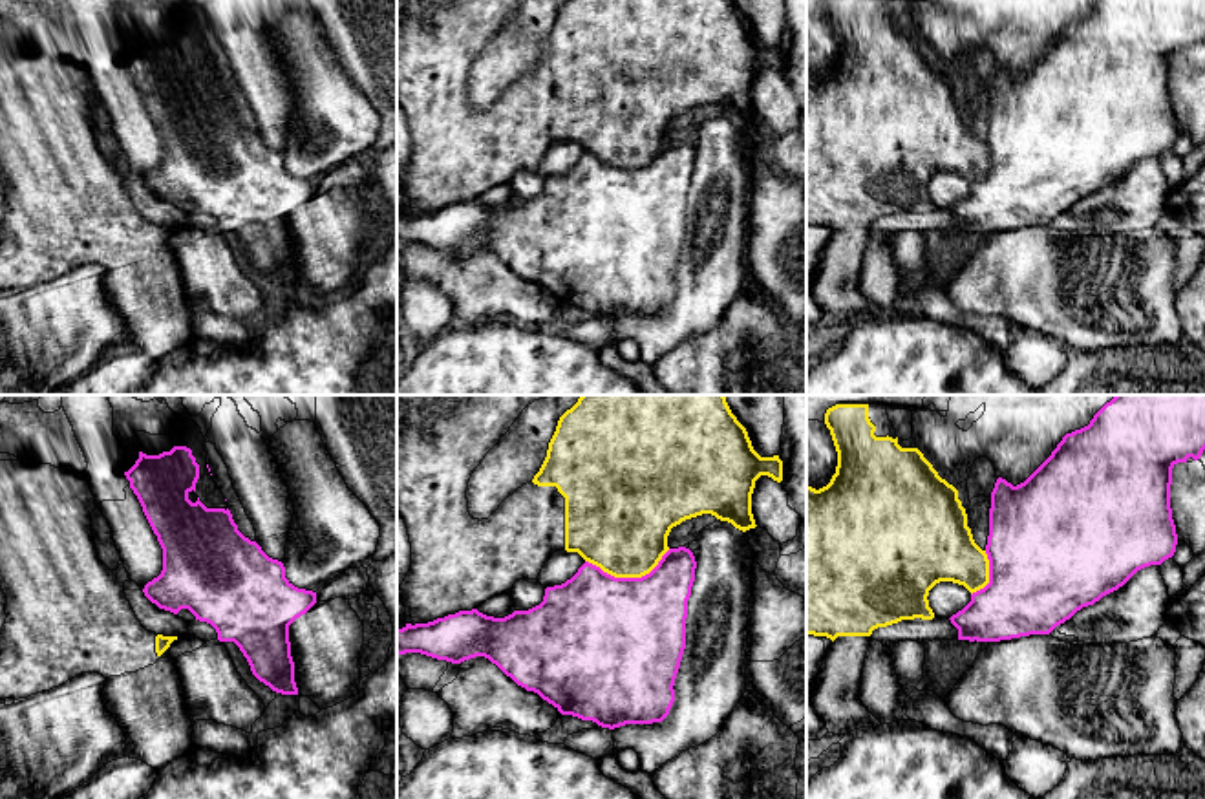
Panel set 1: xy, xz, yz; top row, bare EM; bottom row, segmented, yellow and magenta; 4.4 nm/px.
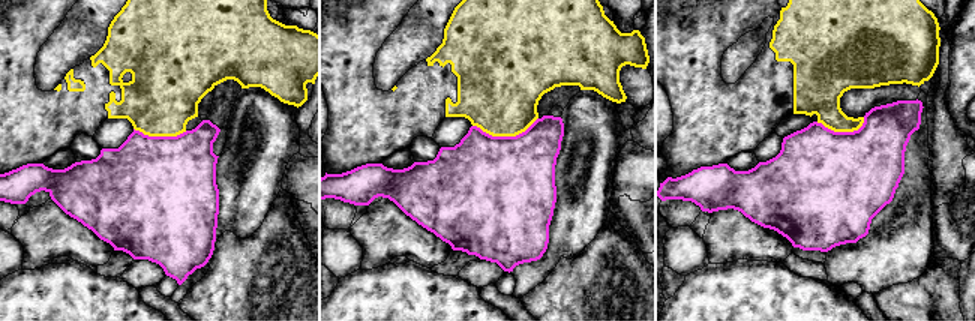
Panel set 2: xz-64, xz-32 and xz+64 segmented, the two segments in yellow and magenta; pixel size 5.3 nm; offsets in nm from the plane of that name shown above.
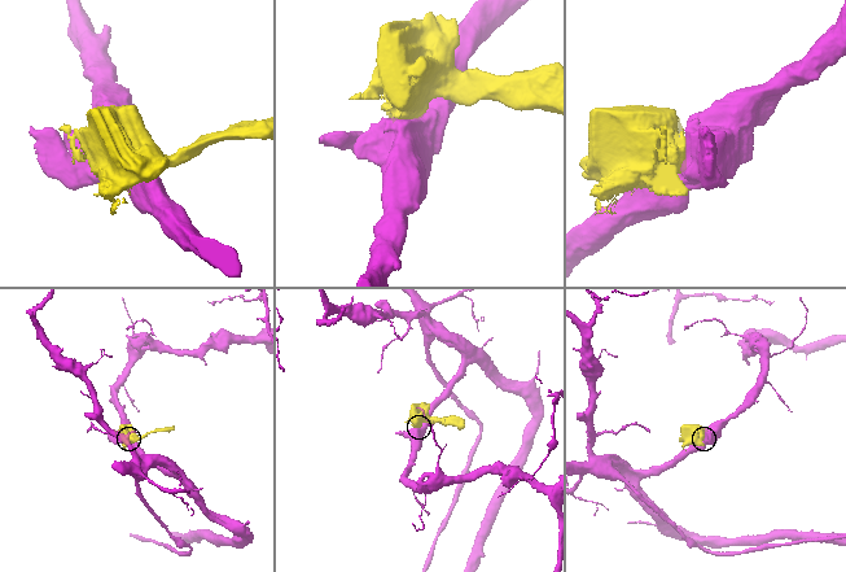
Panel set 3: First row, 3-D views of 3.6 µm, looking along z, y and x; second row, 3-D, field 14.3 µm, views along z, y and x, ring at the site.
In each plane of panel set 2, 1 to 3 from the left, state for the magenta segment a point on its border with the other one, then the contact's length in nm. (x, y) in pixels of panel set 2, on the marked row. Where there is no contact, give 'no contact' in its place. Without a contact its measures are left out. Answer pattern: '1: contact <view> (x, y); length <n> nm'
1: contact xz-64 (161, 135); length 280 nm
2: contact xz-32 (504, 135); length 360 nm
3: contact xz+64 (842, 131); length 260 nm

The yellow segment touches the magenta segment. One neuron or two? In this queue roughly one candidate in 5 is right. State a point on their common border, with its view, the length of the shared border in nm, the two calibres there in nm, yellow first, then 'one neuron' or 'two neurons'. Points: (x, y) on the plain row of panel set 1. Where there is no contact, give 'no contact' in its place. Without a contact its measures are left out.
xz (628, 167) | 380 nm | 440/500 nm | two neurons

